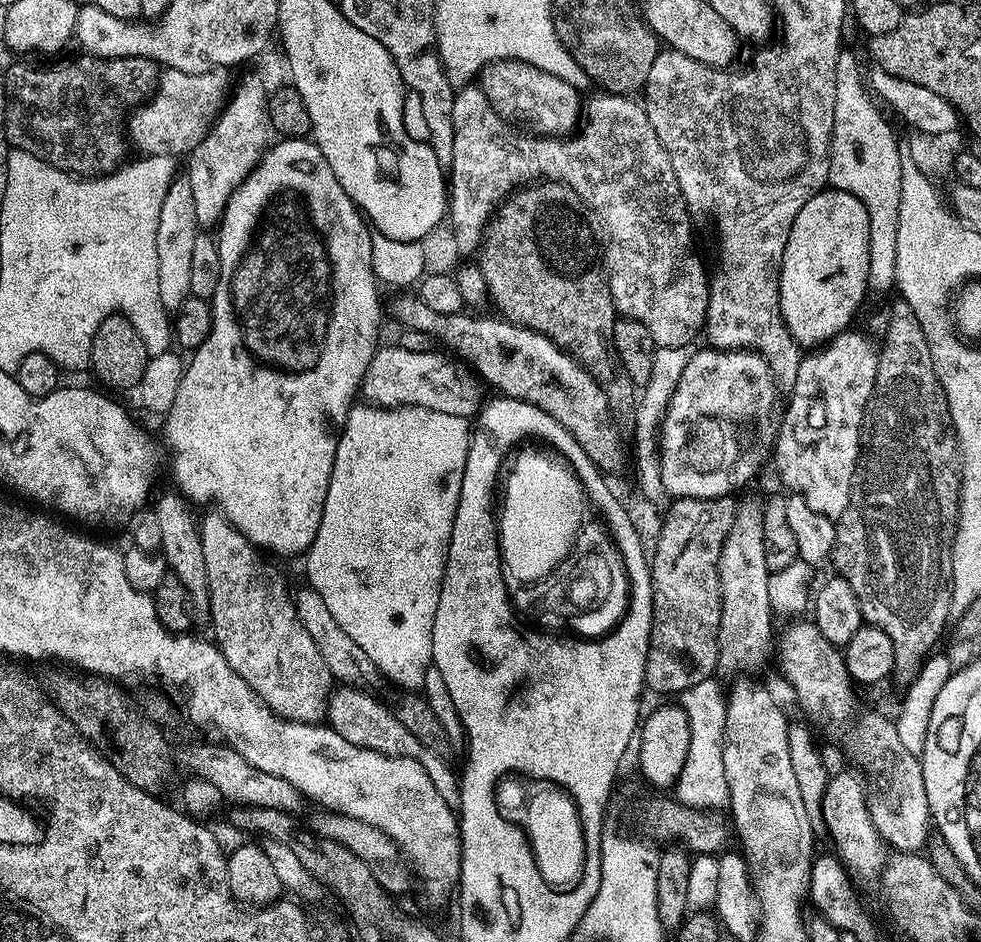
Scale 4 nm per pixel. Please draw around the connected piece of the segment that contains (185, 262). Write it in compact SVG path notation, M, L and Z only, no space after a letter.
M180 174L168 187L166 198L162 198L162 214L158 214L158 294L162 294L164 308L175 310L190 295L190 257L197 234L194 194L187 175Z

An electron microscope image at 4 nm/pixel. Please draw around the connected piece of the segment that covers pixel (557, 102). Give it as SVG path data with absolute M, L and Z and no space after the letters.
M494 60L479 69L478 78L479 88L498 115L513 125L527 126L533 133L563 137L581 119L582 96L573 84L521 60Z

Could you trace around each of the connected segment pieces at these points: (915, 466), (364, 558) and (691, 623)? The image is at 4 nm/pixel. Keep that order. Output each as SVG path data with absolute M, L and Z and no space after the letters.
M901 298L895 300L892 304L892 317L889 318L888 325L884 328L884 344L882 340L879 345L878 374L872 396L868 399L868 411L864 414L862 453L852 489L852 503L835 521L836 546L832 549L830 560L831 563L836 563L835 571L850 582L864 615L864 623L878 626L882 630L886 630L886 634L890 634L890 642L894 642L896 672L902 674L907 668L915 669L928 658L935 649L932 647L939 642L944 627L949 627L950 624L948 615L952 601L952 540L956 536L956 527L960 517L960 457L956 443L956 431L950 418L950 406L942 382L934 370L933 363L930 362L930 346L927 345L926 334L922 334L920 320L914 318L912 305Z
M405 404L402 408L363 407L356 406L351 409L336 442L334 466L322 510L322 522L318 526L318 534L314 542L308 547L306 553L306 559L308 559L307 583L318 594L322 594L322 602L326 602L330 614L334 614L334 622L338 622L338 626L342 626L342 630L346 630L346 634L350 634L350 638L354 638L354 642L358 642L358 646L362 646L362 650L370 654L370 658L383 675L385 672L394 683L401 684L401 689L420 690L423 686L423 679L426 678L426 670L432 664L434 618L440 610L440 592L445 589L448 547L450 538L456 530L454 516L460 501L462 474L466 470L470 432L468 436L468 424L464 416L442 414L438 410L430 410L422 406Z
M731 495L714 496L712 498L690 498L682 496L673 499L672 505L668 508L668 513L664 516L664 525L660 528L660 537L656 540L656 549L653 547L650 552L650 563L652 565L652 601L654 602L654 622L652 632L648 636L648 657L646 658L646 670L644 671L644 682L649 689L656 692L676 692L683 694L690 686L698 682L709 679L717 671L720 663L720 643L718 634L720 633L720 619L722 618L722 598L720 597L720 575L718 574L718 564L720 562L720 551L724 545L726 534L736 517L737 501L732 501Z

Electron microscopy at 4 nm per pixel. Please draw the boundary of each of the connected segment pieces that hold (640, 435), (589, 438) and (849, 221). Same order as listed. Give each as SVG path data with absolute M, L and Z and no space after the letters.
M657 348L654 354L654 370L650 370L650 378L642 385L642 391L639 393L638 403L634 409L634 417L636 416L634 456L638 482L643 496L652 502L665 498L667 495L664 479L661 476L660 429L664 423L664 411L668 409L670 398L682 378L682 370L686 370L689 355L688 348Z
M416 294L406 297L400 308L404 311L400 316L402 323L408 323L409 314L412 315L414 331L420 332L424 328L428 336L441 336L472 360L478 356L492 356L492 366L483 366L480 370L483 378L497 384L505 397L538 406L551 416L564 412L564 420L572 420L569 437L577 448L586 450L597 469L605 474L623 470L624 444L620 441L619 430L612 428L613 417L608 401L604 399L604 389L569 352L559 348L553 340L521 324L516 324L516 332L508 332L509 326L506 326L503 318L496 319L496 340L492 340L492 332L484 332L484 324L460 324L460 311L440 314L430 310L430 306L426 306L426 302L422 302Z
M825 187L794 218L780 263L780 308L802 346L823 346L845 331L869 291L870 218L854 194Z

